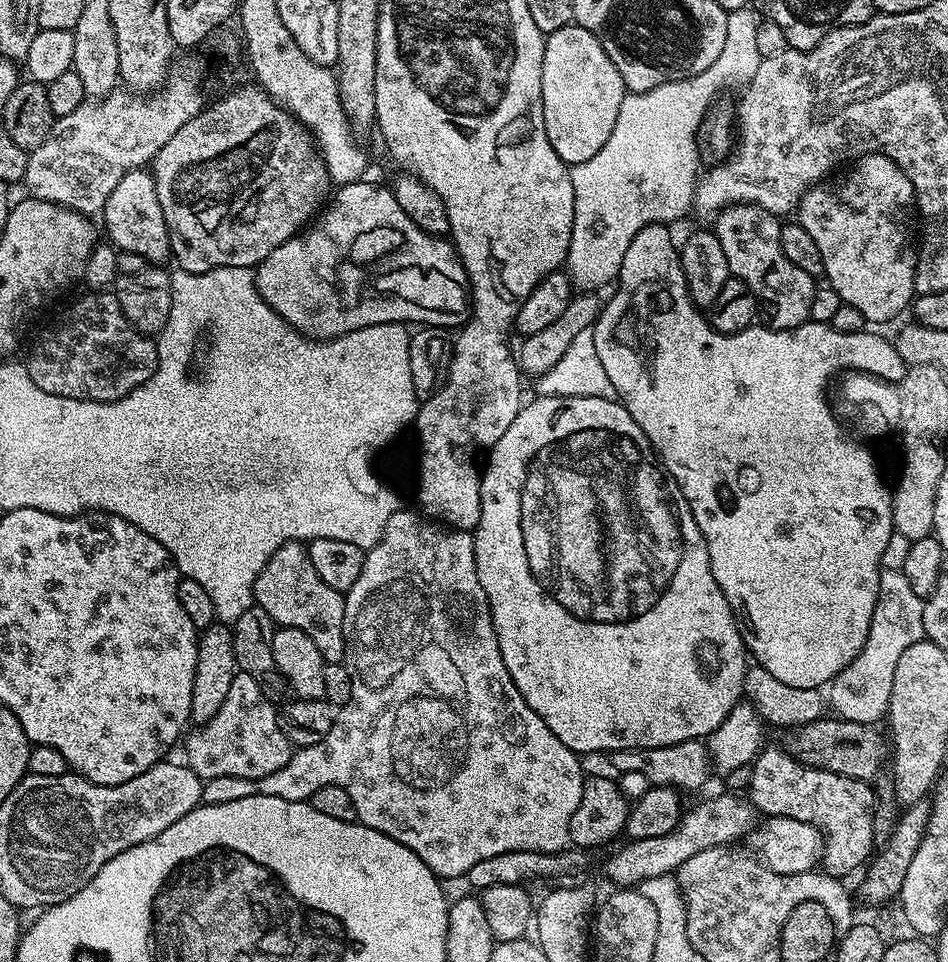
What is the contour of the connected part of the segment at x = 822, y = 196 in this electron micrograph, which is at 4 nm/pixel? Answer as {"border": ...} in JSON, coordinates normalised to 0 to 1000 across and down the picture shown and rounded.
{"border":[[[925,158],[902,167],[899,184],[890,191],[890,208],[878,195],[858,193],[844,206],[842,232],[853,241],[854,247],[867,260],[869,287],[889,315],[909,322],[912,334],[932,337],[954,319],[963,315],[966,304],[966,262],[964,249],[958,246],[958,219],[964,216],[964,201],[960,185],[942,166]]]}

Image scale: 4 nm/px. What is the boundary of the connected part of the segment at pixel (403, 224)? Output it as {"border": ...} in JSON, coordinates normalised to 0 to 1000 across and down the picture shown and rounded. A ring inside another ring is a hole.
{"border":[[[377,189],[355,194],[353,196],[354,205],[352,205],[353,200],[349,205],[349,208],[351,207],[350,213],[348,213],[348,208],[345,215],[336,221],[332,232],[322,236],[315,243],[307,245],[302,252],[297,252],[297,256],[293,256],[293,260],[289,260],[289,264],[285,264],[273,274],[269,280],[268,290],[270,292],[270,300],[274,302],[274,309],[315,348],[328,351],[334,356],[351,353],[354,349],[364,349],[366,345],[382,343],[386,339],[399,339],[400,337],[419,336],[427,339],[439,337],[435,339],[450,339],[469,343],[484,342],[487,337],[487,330],[496,320],[496,300],[494,297],[494,286],[487,277],[485,265],[481,263],[481,258],[477,255],[476,248],[468,245],[456,245],[451,241],[445,240],[441,235],[437,235],[437,231],[432,231],[432,227],[428,227],[428,218],[424,218],[420,214],[412,194],[405,193],[405,195],[400,195],[397,191],[384,190]]]}

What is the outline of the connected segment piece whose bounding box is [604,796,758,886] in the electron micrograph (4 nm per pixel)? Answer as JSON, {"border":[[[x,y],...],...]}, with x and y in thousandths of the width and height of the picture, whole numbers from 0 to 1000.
{"border":[[[751,827],[748,832],[732,837],[727,844],[725,841],[718,847],[714,858],[705,867],[697,870],[677,871],[676,873],[664,872],[638,896],[638,909],[650,918],[650,921],[673,921],[678,915],[712,907],[713,903],[719,900],[719,896],[724,896],[724,892],[732,892],[732,888],[736,888],[741,884],[775,878],[778,875],[776,873],[783,869],[788,870],[800,857],[797,840],[786,828],[785,832],[781,827]]]}

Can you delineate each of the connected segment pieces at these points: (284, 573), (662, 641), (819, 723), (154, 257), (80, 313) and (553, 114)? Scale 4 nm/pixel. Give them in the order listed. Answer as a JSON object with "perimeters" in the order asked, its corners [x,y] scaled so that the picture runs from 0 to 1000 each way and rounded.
{"perimeters":[[[[301,563],[281,584],[281,588],[272,597],[270,608],[266,611],[269,631],[281,634],[288,649],[296,653],[319,655],[331,663],[331,672],[340,680],[343,690],[357,690],[363,685],[363,622],[364,616],[352,613],[335,601],[335,593],[331,593],[331,584],[327,584],[324,569],[316,563]]],[[[566,411],[564,415],[550,423],[534,451],[514,471],[515,483],[508,486],[506,497],[506,542],[498,558],[504,605],[508,605],[519,631],[525,676],[530,676],[530,688],[534,688],[542,713],[555,726],[559,738],[609,784],[645,784],[657,778],[693,778],[748,766],[786,722],[785,702],[791,693],[791,682],[770,626],[766,626],[766,617],[762,617],[753,601],[747,565],[732,543],[719,509],[701,491],[681,451],[657,420],[617,412]]],[[[866,746],[848,756],[841,756],[840,778],[838,785],[847,794],[855,798],[866,798],[880,805],[888,805],[892,809],[920,813],[930,802],[939,786],[939,778],[935,765],[927,761],[927,756],[901,751],[887,746]]],[[[142,175],[140,179],[134,179],[129,189],[116,198],[116,206],[112,206],[110,211],[108,228],[114,240],[113,248],[119,258],[149,265],[155,272],[173,272],[169,270],[178,269],[181,257],[175,231],[171,227],[171,216],[167,214],[167,202],[159,178]]],[[[114,301],[94,302],[93,308],[80,312],[46,346],[34,362],[27,381],[30,391],[49,410],[61,410],[65,414],[116,418],[137,410],[150,397],[154,397],[165,384],[167,368],[165,353],[159,348],[147,345],[129,326],[124,310]]],[[[604,23],[601,27],[577,34],[572,60],[572,114],[580,152],[584,152],[595,170],[602,173],[618,168],[627,164],[635,152],[639,152],[639,143],[643,143],[648,127],[652,127],[652,114],[659,99],[656,79],[649,71],[649,61],[639,56],[623,29],[611,29]]]]}

